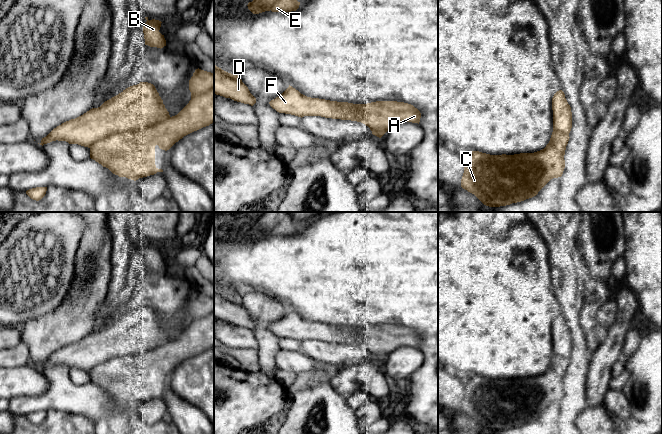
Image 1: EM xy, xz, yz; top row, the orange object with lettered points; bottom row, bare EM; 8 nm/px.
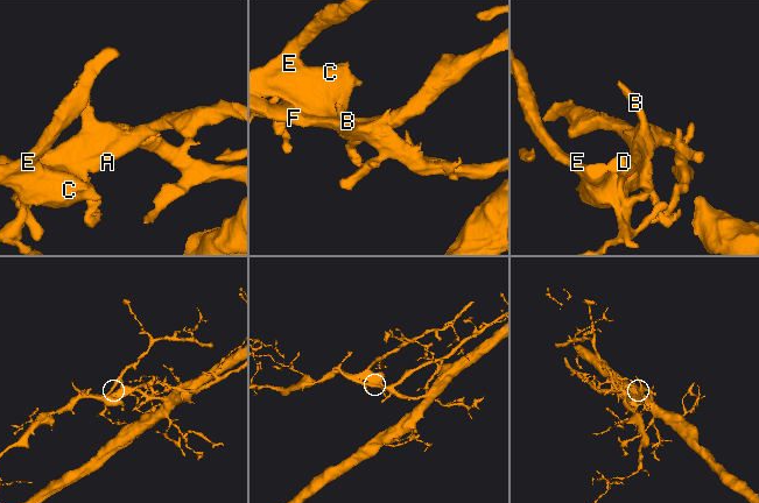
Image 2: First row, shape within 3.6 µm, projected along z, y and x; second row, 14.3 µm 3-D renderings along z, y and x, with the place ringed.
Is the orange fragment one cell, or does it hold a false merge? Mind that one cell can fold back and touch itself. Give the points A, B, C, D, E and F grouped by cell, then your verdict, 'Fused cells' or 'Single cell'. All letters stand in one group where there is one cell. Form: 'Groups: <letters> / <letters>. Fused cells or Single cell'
Groups: A C E / B D F. Fused cells

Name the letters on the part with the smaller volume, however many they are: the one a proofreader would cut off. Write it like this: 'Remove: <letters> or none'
Remove: A, C, E

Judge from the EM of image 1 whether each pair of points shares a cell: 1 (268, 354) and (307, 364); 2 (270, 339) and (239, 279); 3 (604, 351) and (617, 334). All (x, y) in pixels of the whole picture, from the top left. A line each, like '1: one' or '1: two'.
1: two
2: two
3: one

